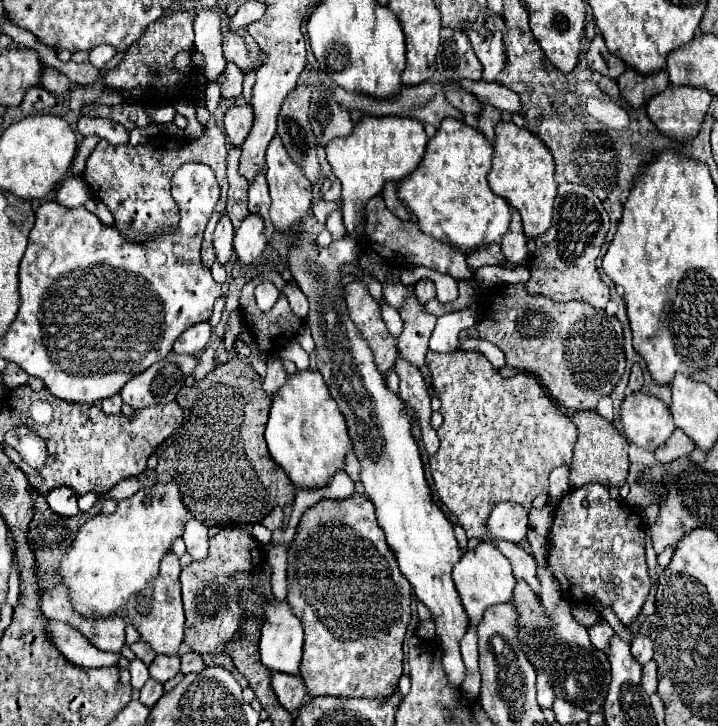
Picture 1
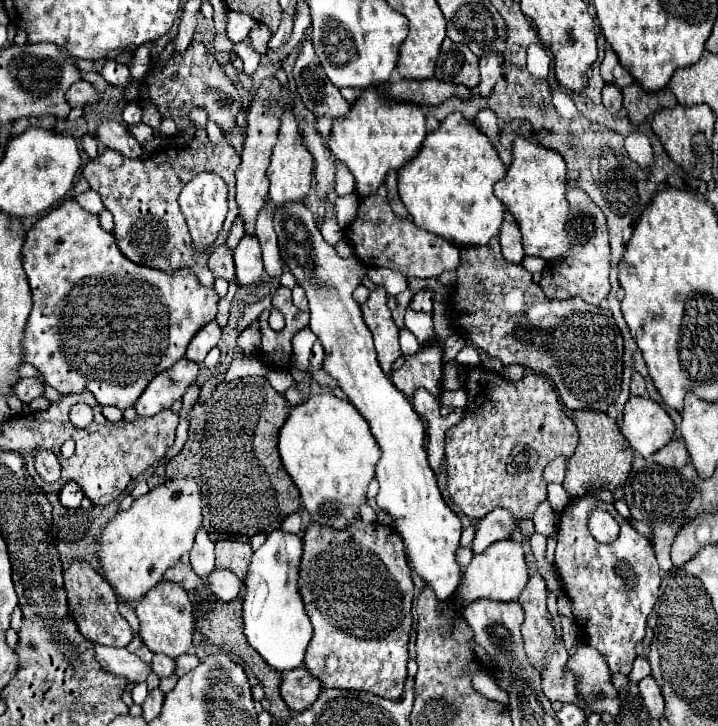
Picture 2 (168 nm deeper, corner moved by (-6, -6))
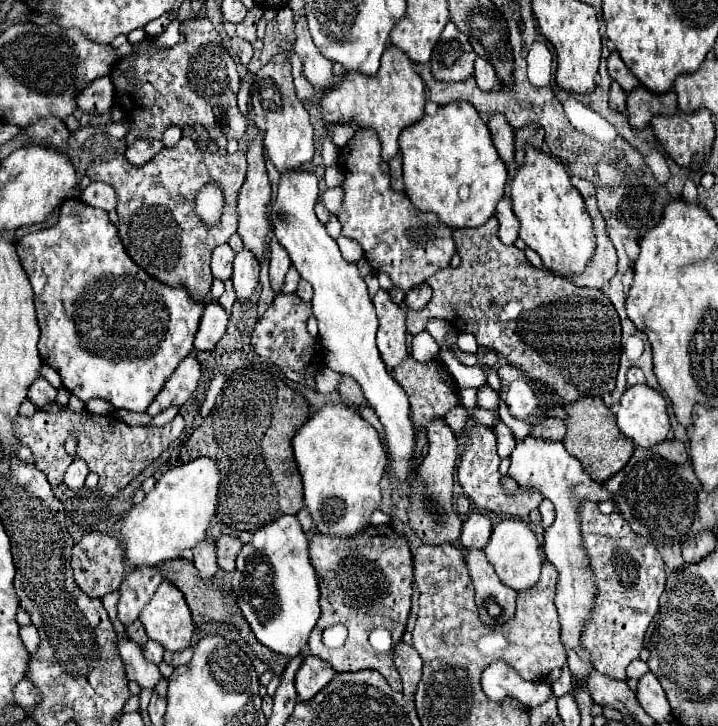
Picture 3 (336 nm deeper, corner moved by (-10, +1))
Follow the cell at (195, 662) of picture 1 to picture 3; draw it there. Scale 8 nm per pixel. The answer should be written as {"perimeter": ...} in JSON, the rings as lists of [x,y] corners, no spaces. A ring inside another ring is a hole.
{"perimeter":[[[186,647],[186,649],[182,649],[182,651],[166,651],[164,653],[164,661],[168,663],[168,665],[172,665],[172,667],[180,667],[180,665],[186,665],[186,663],[190,663],[190,659],[192,659],[192,655],[194,655],[194,649],[192,647]]]}

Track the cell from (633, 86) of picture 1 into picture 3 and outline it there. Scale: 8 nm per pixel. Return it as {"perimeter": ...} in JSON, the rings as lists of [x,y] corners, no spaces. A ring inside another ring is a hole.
{"perimeter":[[[636,87],[628,93],[628,119],[634,129],[646,127],[654,115],[674,115],[678,111],[676,93],[652,93],[646,87]]]}

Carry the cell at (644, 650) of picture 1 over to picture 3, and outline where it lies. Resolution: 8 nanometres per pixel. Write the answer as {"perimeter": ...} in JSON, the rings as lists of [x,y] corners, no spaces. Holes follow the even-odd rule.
{"perimeter":[[[636,659],[634,663],[630,663],[628,665],[628,669],[626,669],[626,673],[628,673],[628,677],[634,677],[634,679],[640,679],[642,675],[646,675],[650,669],[648,669],[648,665],[642,661],[642,659]]]}

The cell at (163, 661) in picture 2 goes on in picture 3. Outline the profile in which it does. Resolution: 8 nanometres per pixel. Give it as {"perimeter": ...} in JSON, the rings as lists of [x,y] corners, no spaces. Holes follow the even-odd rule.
{"perimeter":[[[148,641],[146,643],[146,647],[142,647],[142,651],[144,651],[144,655],[146,655],[146,659],[150,659],[152,663],[160,663],[162,661],[162,655],[164,655],[164,647],[160,645],[160,643],[156,643],[156,641]]]}

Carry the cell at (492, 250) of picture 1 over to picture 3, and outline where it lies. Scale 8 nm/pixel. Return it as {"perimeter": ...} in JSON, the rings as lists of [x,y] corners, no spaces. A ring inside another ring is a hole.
{"perimeter":[[[490,217],[482,227],[476,229],[454,229],[452,235],[462,261],[456,269],[446,267],[428,279],[434,295],[424,309],[406,309],[408,333],[420,333],[428,319],[444,319],[458,333],[472,333],[478,345],[484,345],[486,349],[498,353],[510,365],[520,367],[530,379],[546,383],[566,403],[578,401],[582,397],[604,397],[606,393],[612,393],[612,389],[616,387],[616,373],[622,353],[622,331],[618,313],[602,291],[576,287],[564,277],[558,277],[550,271],[534,269],[524,251],[514,245],[504,245],[498,239],[496,217]],[[582,377],[586,377],[584,391],[580,383]]]}

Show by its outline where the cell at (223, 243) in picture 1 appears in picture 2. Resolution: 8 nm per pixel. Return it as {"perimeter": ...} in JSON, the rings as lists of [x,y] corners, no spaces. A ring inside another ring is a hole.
{"perimeter":[[[222,244],[218,246],[210,258],[208,258],[208,268],[212,270],[214,278],[224,278],[224,280],[232,280],[234,278],[234,260],[232,260],[232,250]]]}

